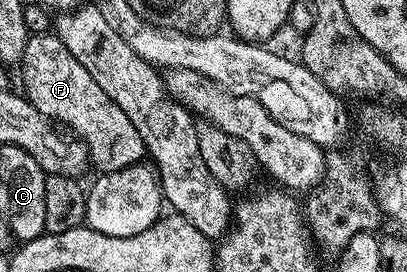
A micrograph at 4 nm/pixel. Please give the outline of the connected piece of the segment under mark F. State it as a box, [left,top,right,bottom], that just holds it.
[18,33,145,172]

